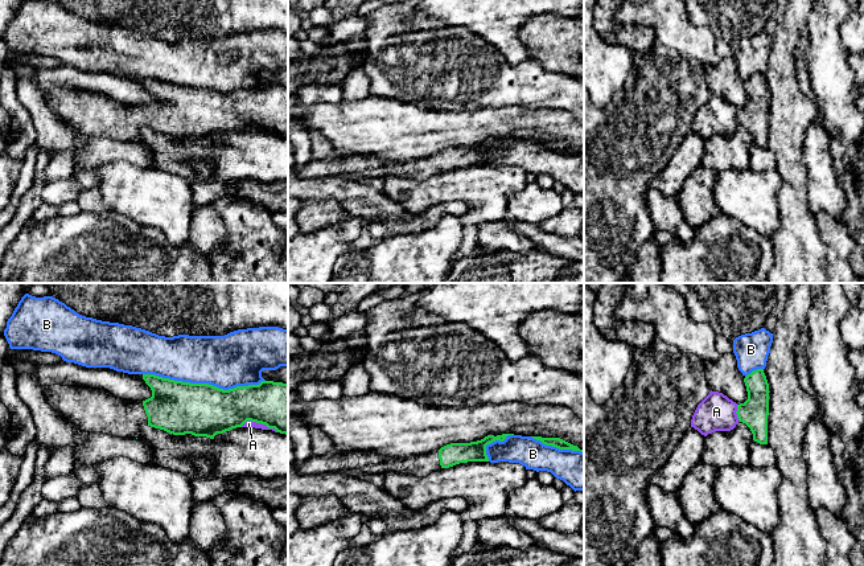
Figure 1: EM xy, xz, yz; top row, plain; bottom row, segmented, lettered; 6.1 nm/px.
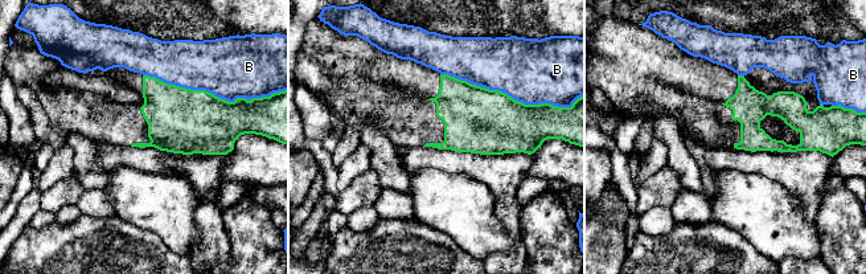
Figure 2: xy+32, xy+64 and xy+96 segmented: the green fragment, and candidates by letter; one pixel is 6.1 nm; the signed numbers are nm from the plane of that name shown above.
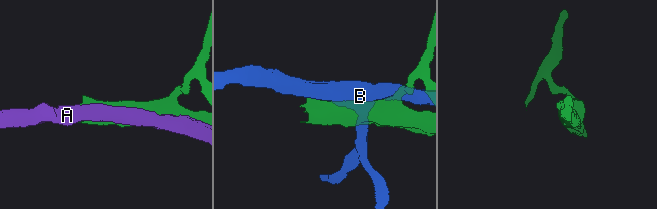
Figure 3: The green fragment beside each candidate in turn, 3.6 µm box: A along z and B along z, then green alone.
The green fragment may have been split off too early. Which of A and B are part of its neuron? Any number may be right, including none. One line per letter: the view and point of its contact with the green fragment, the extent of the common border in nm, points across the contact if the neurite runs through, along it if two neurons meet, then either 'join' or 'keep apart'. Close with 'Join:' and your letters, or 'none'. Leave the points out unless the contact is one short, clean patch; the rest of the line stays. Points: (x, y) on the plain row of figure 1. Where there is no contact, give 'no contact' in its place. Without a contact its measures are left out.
A: contact xy (259, 126); length 240 nm; keep apart
B: contact xy (204, 87); length 750 nm; keep apart
Join: none

